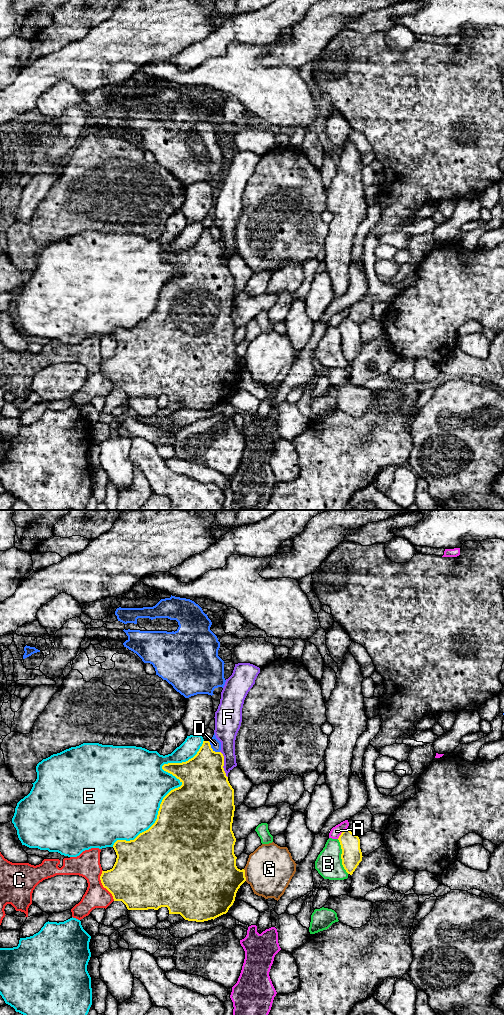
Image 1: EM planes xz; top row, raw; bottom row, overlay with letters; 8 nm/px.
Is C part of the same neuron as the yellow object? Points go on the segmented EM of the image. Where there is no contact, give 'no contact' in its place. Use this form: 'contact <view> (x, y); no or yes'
contact xz (102, 884); no

